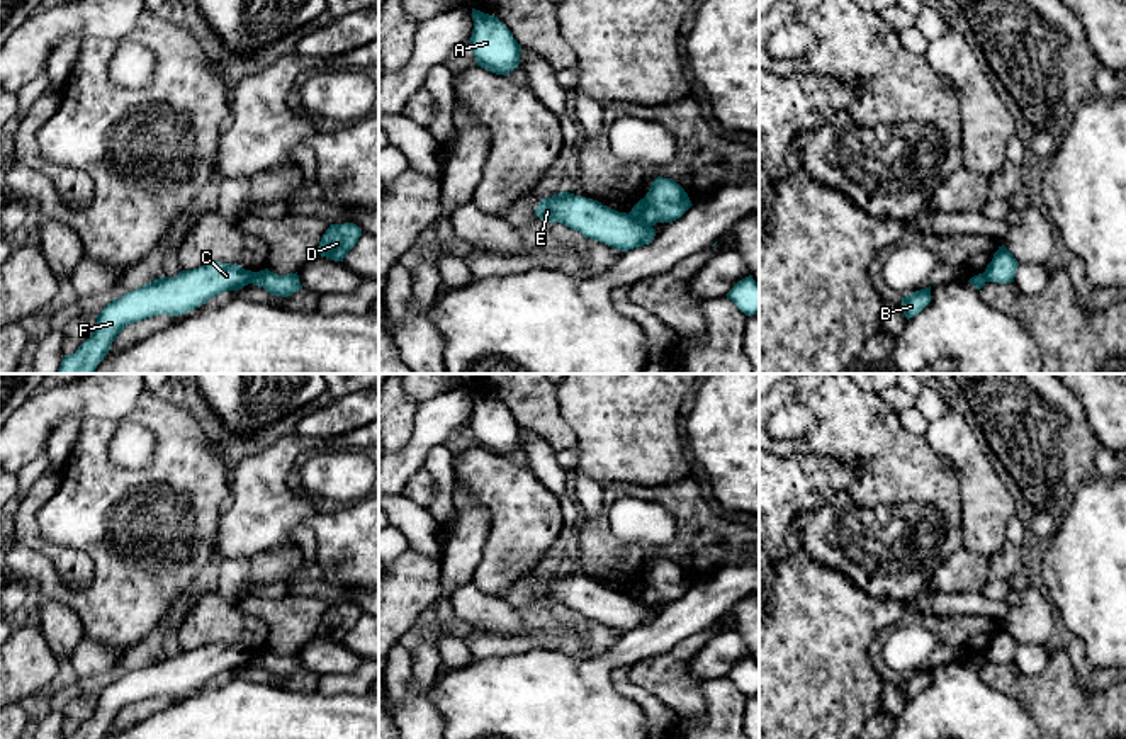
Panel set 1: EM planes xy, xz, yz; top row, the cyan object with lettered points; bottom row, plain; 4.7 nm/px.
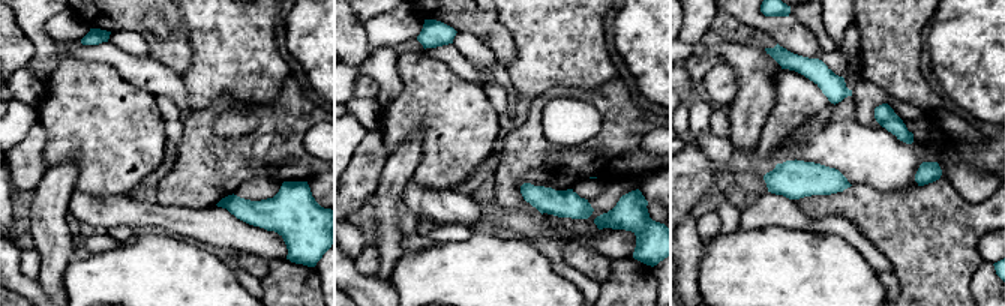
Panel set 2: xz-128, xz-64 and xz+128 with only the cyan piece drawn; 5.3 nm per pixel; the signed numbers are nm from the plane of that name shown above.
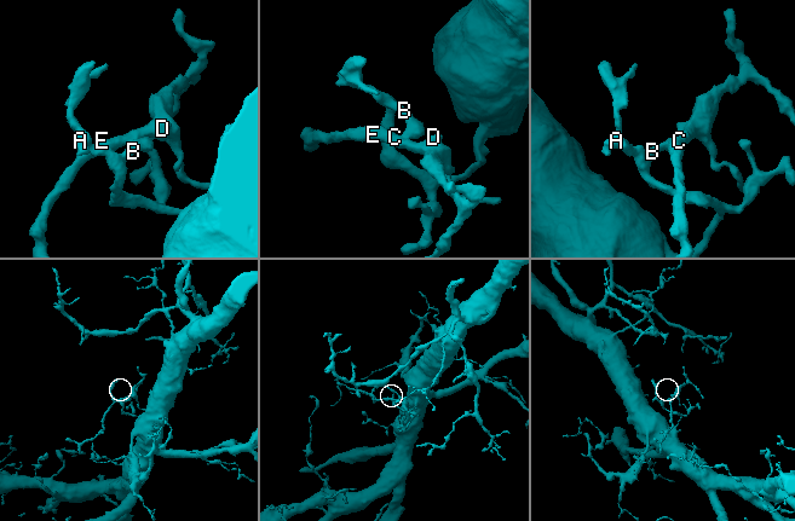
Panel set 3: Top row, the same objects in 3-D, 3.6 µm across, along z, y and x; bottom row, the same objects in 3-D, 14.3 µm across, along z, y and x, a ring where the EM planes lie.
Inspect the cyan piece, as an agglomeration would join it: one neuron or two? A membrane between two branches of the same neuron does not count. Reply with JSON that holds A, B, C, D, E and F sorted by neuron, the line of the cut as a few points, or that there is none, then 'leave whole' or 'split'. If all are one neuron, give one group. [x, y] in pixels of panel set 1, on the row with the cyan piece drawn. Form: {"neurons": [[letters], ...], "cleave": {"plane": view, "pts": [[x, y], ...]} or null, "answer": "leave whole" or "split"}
{"neurons": [["A", "B"], ["C", "D", "E", "F"]], "cleave": {"plane": "xz", "pts": [[629, 213], [651, 226]]}, "answer": "split"}

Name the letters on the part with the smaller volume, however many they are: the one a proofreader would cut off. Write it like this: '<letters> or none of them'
C, D, E, F

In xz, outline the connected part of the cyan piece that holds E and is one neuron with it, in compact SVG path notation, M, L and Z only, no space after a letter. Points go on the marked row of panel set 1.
M567 190L542 199L535 214L545 223L560 223L584 238L601 241L613 250L628 251L652 243L656 229L618 212L598 200L569 194Z

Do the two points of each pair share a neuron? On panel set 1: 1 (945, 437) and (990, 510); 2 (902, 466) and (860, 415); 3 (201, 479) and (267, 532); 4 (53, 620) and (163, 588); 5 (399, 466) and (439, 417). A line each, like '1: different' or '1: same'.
1: same
2: same
3: different
4: different
5: same

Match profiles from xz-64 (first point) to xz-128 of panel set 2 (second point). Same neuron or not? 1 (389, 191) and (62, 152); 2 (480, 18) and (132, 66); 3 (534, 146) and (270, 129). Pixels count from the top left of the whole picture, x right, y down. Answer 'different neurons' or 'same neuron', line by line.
1: different neurons
2: different neurons
3: same neuron

